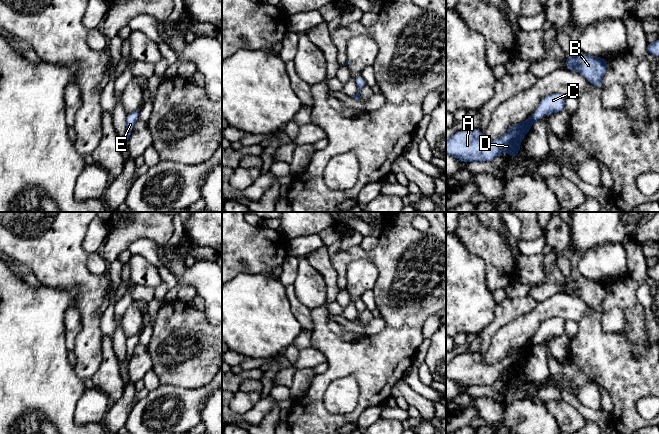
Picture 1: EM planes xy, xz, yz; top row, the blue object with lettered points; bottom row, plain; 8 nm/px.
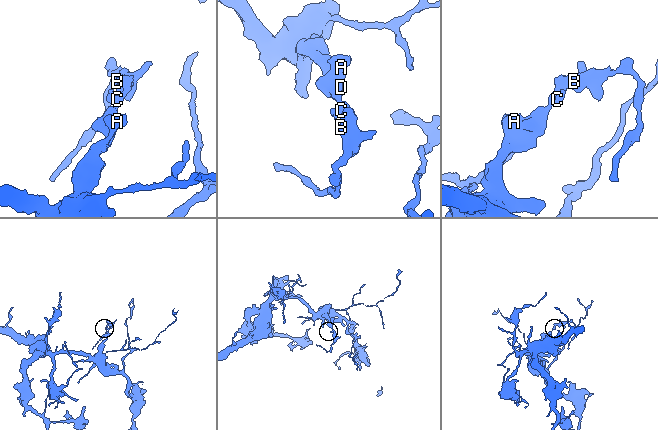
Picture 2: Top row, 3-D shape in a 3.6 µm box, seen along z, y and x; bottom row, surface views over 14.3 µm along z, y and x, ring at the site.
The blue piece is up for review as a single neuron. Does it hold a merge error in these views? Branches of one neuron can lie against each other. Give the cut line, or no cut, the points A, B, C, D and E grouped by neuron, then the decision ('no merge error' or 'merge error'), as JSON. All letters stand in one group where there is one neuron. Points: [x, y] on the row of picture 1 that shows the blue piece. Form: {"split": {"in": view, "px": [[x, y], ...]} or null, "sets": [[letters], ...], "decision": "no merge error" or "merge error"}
{"split": null, "sets": [["A", "B", "C", "D", "E"]], "decision": "no merge error"}

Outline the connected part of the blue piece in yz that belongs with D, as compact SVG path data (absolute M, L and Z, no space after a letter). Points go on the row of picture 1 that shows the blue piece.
M552 93L543 97L536 111L525 121L513 124L505 134L496 140L486 140L481 129L464 129L455 132L446 140L446 153L461 162L493 161L499 154L509 152L513 159L520 154L520 145L535 121L548 113L564 110L566 95Z

